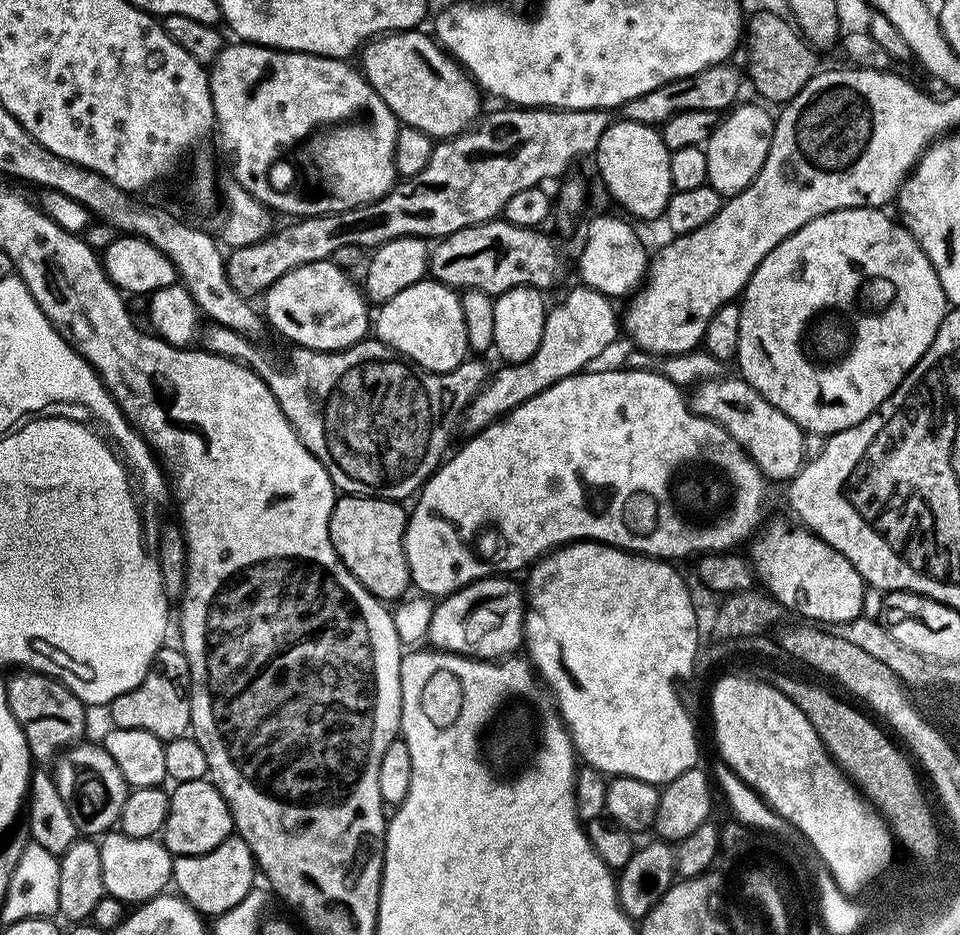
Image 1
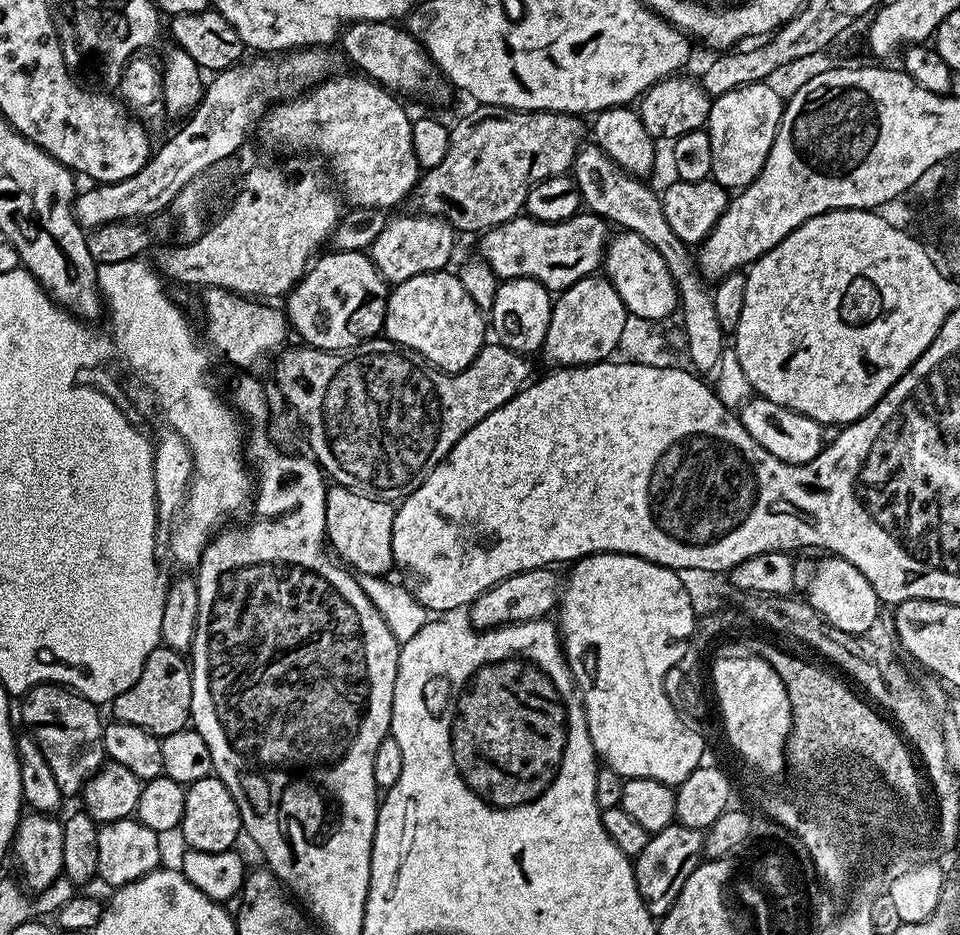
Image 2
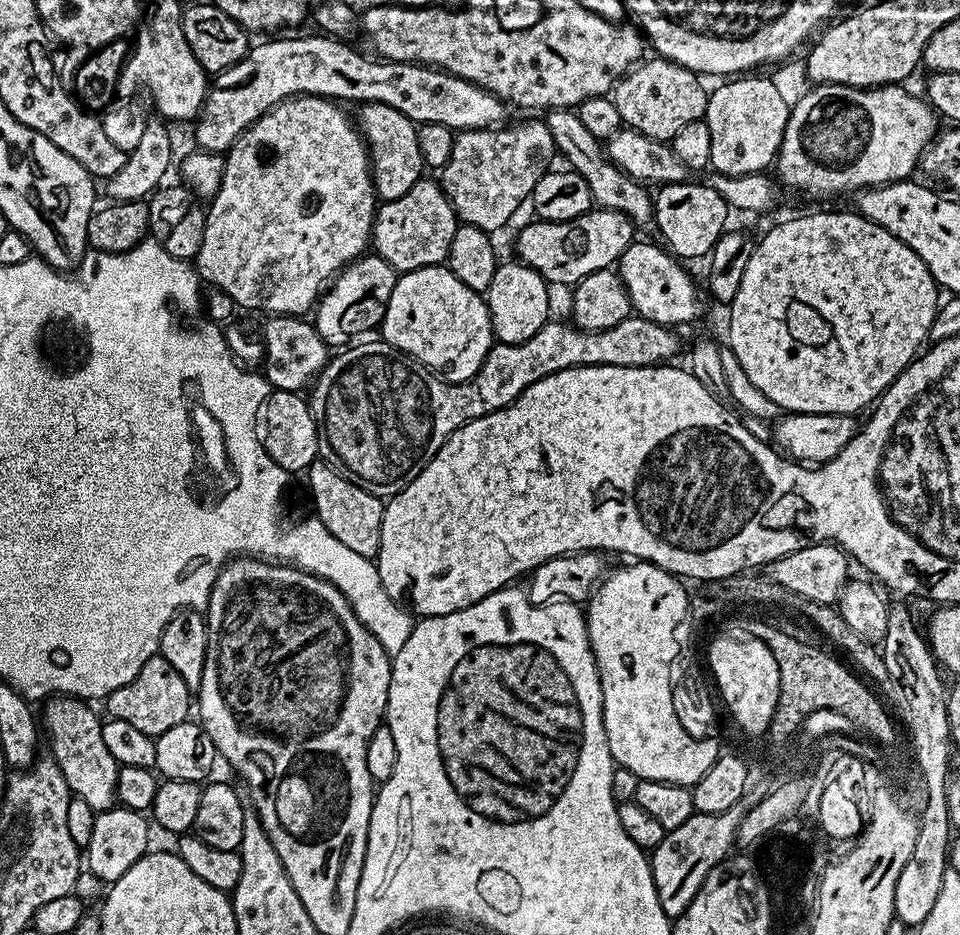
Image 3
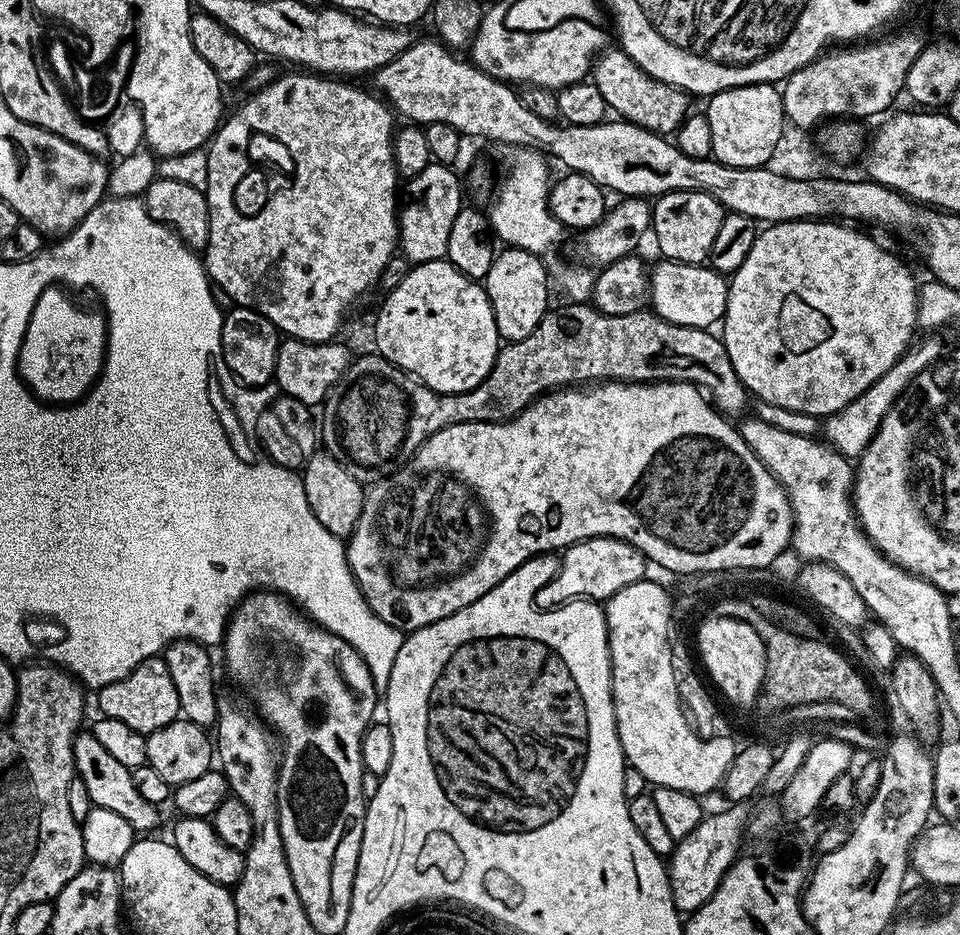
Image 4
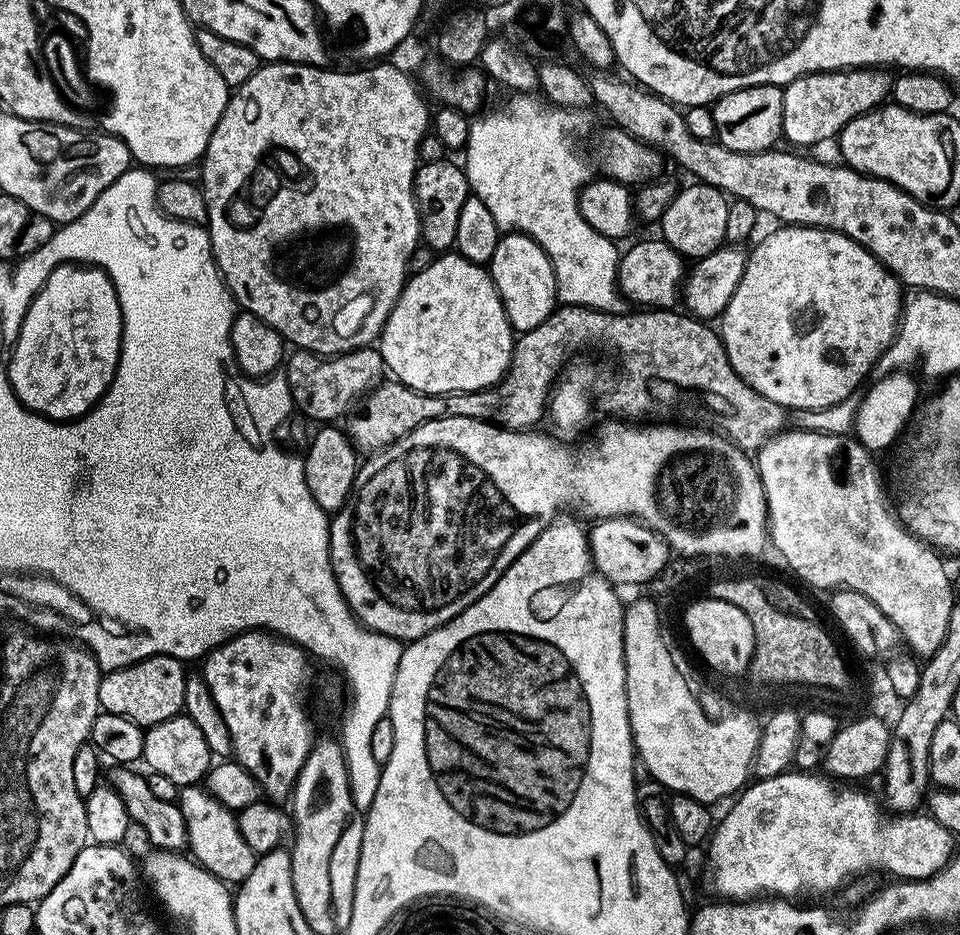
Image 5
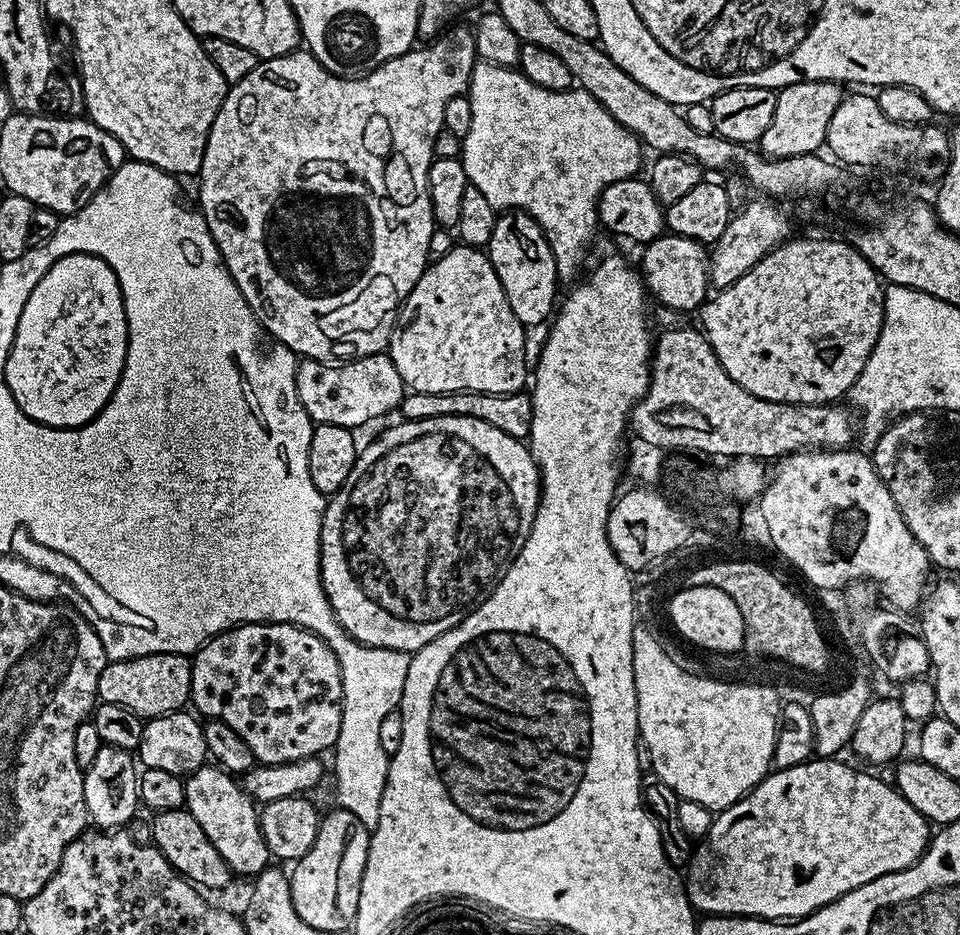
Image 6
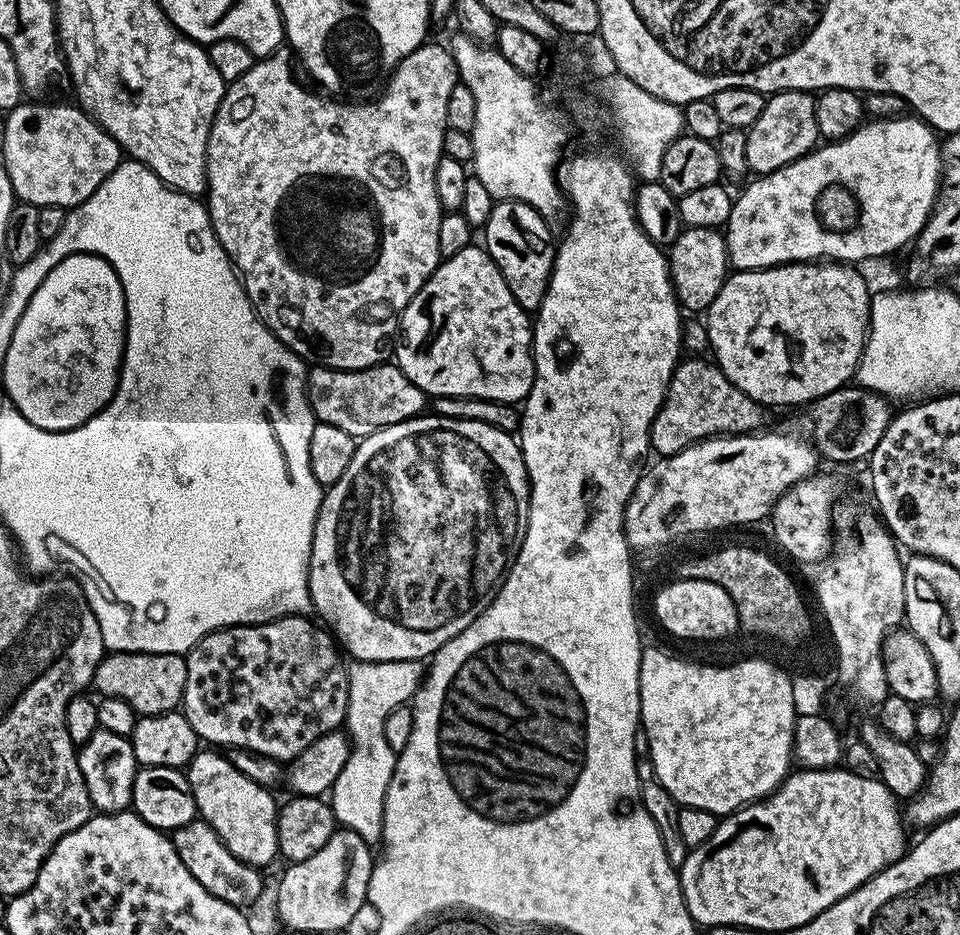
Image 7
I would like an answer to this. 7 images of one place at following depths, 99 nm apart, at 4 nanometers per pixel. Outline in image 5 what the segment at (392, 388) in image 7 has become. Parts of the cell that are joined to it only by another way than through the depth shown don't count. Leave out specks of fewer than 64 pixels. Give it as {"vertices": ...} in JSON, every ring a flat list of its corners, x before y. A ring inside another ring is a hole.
{"vertices":[[375,347,356,348,339,356,317,356,314,352,296,350,287,357,286,375,293,405,316,422,336,422,349,411,348,407,381,383,386,369],[361,395,361,396,360,396],[360,396,360,397,359,397],[345,411,345,412,344,412],[344,412,344,413,343,413]]}

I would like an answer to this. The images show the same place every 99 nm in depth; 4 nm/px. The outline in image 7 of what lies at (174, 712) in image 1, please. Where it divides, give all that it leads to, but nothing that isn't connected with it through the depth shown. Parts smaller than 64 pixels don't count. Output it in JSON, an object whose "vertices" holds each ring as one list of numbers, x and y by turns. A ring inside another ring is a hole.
{"vertices":[[108,652,100,661,92,684,101,697,122,698,140,716,157,716,181,707,186,690,187,659,181,653]]}

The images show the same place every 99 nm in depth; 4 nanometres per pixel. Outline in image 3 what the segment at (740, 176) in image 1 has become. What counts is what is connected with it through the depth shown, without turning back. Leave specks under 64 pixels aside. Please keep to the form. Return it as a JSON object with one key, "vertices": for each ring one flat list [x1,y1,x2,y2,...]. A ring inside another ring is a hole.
{"vertices":[[748,74,743,78,732,78,727,82,717,83,720,85,716,89,713,87,708,93,708,105,703,120,710,130,710,168,713,173,722,176,745,176,764,172,775,165,780,154,790,108,778,94,771,79,764,77,763,80,756,75,760,74]]}

